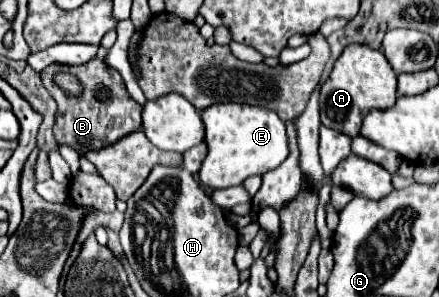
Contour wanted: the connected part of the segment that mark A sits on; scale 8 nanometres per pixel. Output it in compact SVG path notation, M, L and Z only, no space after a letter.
M349 45L337 59L329 79L321 87L321 123L357 137L361 123L371 109L393 107L397 99L397 75L381 51L367 45Z

